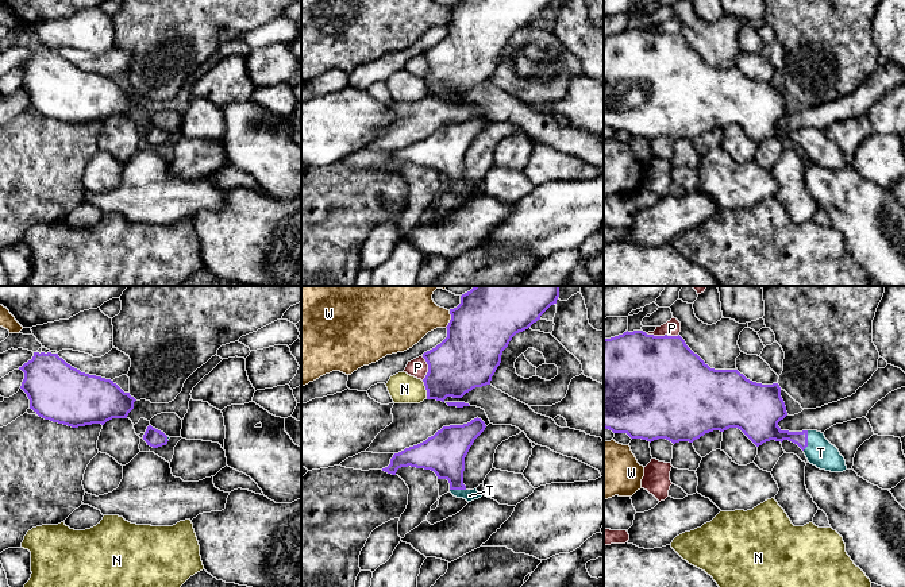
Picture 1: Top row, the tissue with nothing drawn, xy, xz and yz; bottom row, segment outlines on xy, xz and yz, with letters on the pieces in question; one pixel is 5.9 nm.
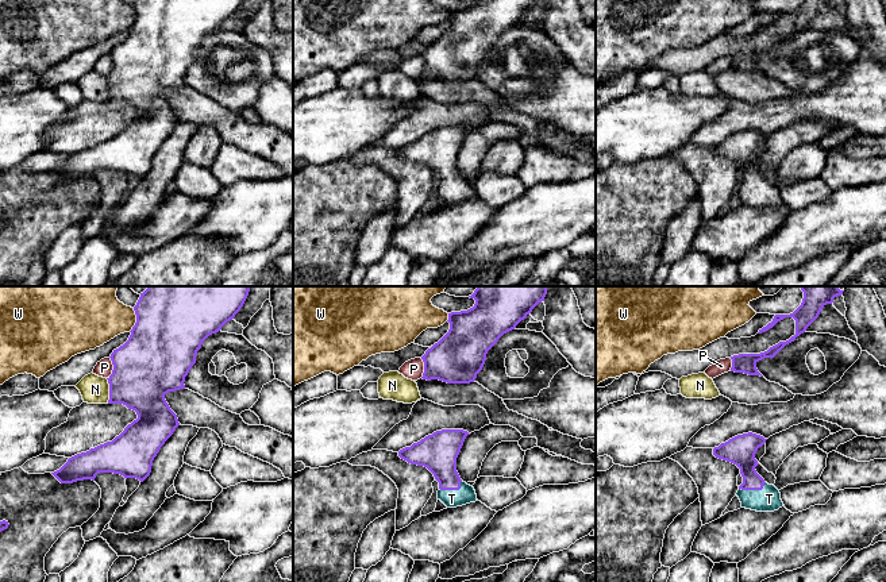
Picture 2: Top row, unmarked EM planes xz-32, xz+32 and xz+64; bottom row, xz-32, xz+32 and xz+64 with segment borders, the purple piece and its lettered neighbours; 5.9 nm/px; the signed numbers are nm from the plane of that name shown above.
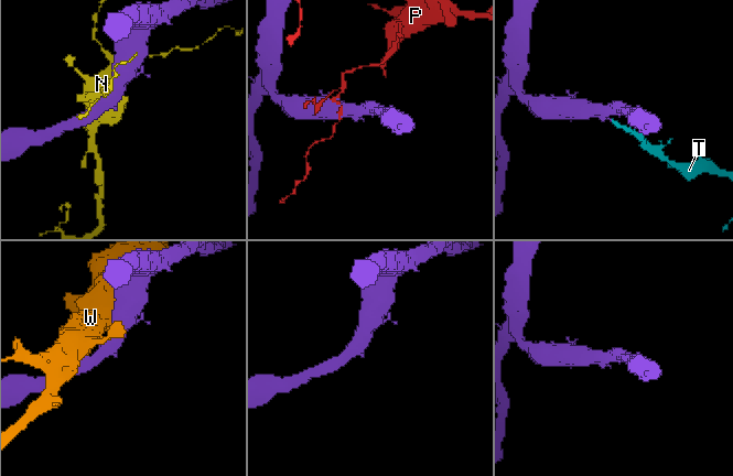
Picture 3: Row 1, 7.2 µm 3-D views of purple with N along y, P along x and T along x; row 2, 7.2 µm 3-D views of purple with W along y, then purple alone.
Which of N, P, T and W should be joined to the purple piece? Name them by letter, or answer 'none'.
T

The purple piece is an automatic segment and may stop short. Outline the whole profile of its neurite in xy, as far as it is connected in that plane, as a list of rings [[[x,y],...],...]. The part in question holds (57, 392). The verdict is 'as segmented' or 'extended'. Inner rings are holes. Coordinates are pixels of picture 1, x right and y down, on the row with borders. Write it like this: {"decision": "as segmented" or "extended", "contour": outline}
{"decision": "as segmented", "contour": [[[34,352],[31,360],[19,367],[24,372],[20,389],[30,399],[30,409],[39,417],[72,428],[101,424],[112,418],[127,418],[136,401],[113,381],[81,372],[58,354]]]}

